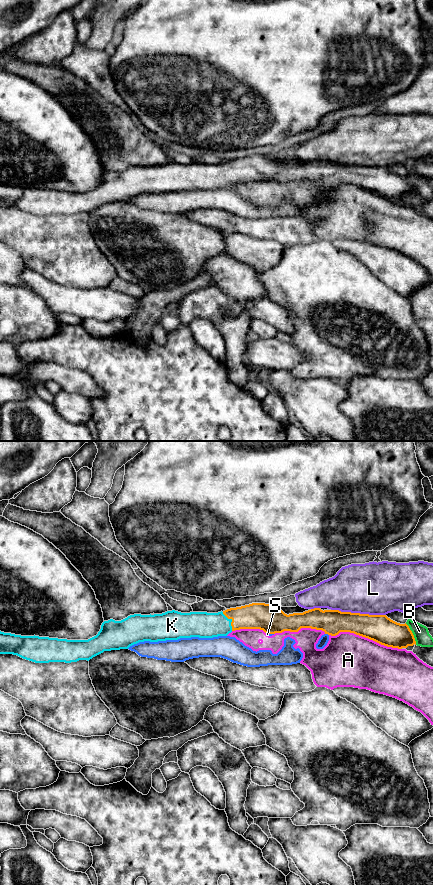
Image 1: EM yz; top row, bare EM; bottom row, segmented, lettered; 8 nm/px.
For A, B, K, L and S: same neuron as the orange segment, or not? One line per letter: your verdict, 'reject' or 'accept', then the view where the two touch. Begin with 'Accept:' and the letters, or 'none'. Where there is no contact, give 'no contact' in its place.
Accept: K
A: reject; contact in yz
B: reject; contact in yz
K: accept; contact in yz
L: reject; contact in yz
S: reject; contact in yz

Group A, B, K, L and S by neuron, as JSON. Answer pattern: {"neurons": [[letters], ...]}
{"neurons": [["A"], ["B"], ["K"], ["L"], ["S"]]}

